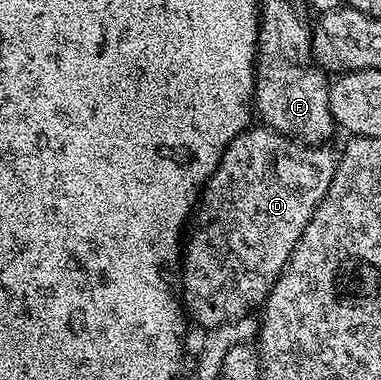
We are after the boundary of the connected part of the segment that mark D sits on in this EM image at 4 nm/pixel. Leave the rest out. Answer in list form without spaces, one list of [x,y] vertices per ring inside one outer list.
[[[265,125],[251,126],[228,144],[218,168],[210,174],[199,194],[181,256],[180,302],[193,322],[195,319],[202,329],[213,329],[249,316],[253,307],[261,308],[265,304],[274,282],[286,270],[286,262],[308,221],[312,221],[320,201],[324,201],[336,177],[338,160],[339,156],[330,145],[304,143]]]

